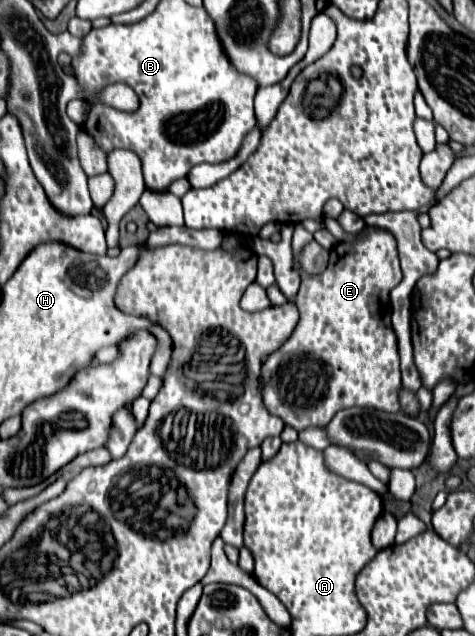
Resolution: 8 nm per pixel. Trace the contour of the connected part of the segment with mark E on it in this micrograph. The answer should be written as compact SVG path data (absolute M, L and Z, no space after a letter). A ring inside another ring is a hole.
M366 226L352 242L338 242L330 250L328 268L312 278L304 278L296 294L300 322L292 336L276 352L268 354L262 362L262 402L270 414L282 418L286 426L304 430L310 426L326 426L330 418L344 408L364 406L384 412L400 412L400 360L396 336L390 324L390 290L400 284L402 272L398 262L396 240L388 230ZM322 372L326 390L322 398Z

